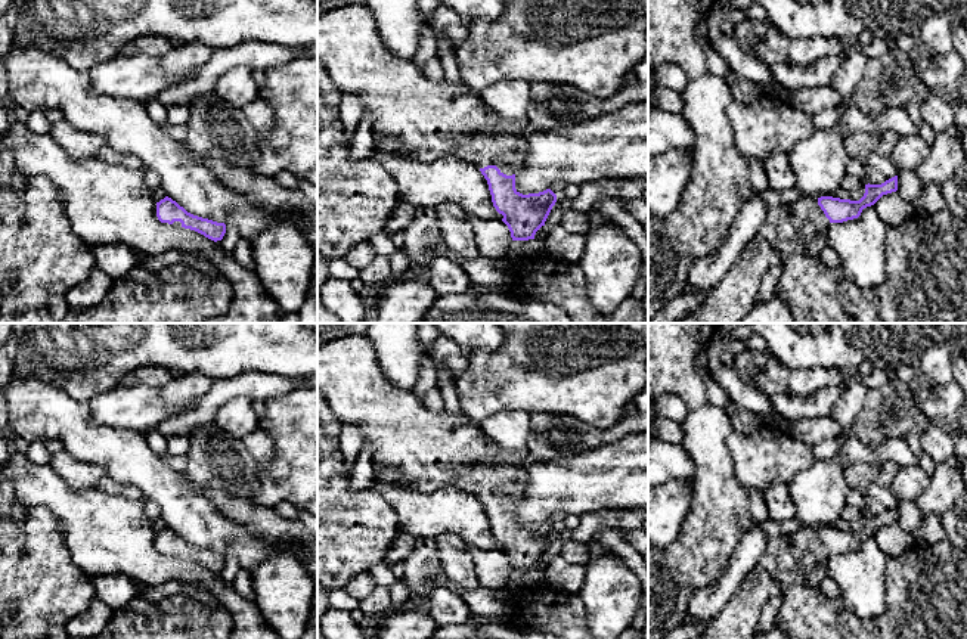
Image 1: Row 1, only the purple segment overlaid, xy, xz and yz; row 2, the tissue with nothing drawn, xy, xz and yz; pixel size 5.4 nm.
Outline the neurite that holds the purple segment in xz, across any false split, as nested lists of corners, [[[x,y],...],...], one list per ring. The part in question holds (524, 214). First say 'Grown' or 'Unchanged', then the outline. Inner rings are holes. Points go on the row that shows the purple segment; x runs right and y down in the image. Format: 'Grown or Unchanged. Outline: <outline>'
Grown. Outline: [[[366,4],[341,6],[317,15],[317,59],[341,94],[348,93],[360,97],[363,112],[372,117],[372,131],[375,136],[397,137],[403,143],[403,148],[393,151],[393,153],[422,162],[455,156],[474,164],[487,180],[493,207],[503,215],[502,221],[508,226],[512,241],[534,239],[536,232],[545,226],[557,202],[557,195],[551,189],[529,195],[523,195],[515,189],[515,173],[527,161],[524,134],[534,131],[530,124],[515,124],[492,112],[481,94],[468,86],[455,86],[446,81],[433,83],[412,61],[397,58],[382,43],[375,18]]]

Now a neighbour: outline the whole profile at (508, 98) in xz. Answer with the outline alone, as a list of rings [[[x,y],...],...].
[[[505,80],[480,93],[486,106],[515,124],[527,125],[530,87],[523,80]]]

